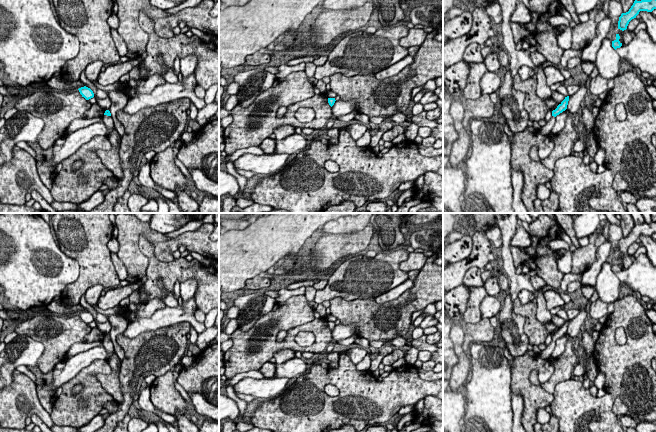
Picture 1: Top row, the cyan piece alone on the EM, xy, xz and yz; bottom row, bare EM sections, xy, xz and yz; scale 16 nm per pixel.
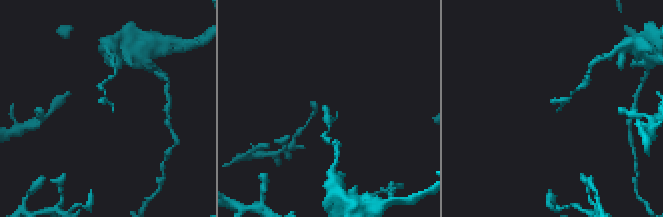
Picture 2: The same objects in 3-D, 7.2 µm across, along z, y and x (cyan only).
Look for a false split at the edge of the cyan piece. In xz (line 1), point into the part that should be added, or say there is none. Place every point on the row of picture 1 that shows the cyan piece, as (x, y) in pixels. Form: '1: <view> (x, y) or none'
1: none

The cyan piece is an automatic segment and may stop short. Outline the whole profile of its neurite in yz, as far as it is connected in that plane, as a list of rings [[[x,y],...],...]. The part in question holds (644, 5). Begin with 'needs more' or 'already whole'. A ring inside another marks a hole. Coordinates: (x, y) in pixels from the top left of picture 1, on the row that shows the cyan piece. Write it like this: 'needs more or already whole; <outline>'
already whole; [[[635,0],[629,11],[619,17],[618,29],[626,30],[629,22],[636,18],[640,11],[652,12],[654,9],[656,9],[656,0]]]

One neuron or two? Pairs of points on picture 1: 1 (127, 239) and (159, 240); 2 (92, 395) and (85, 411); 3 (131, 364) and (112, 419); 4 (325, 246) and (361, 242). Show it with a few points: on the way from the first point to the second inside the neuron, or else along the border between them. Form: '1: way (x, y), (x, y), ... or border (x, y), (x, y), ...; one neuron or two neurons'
1: way (135, 231), (147, 231), (151, 235); one neuron
2: way (91, 399), (85, 407); one neuron
3: way (132, 378), (131, 394), (124, 406); one neuron
4: way (334, 246), (352, 244); one neuron

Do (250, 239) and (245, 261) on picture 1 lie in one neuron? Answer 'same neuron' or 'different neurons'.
same neuron

